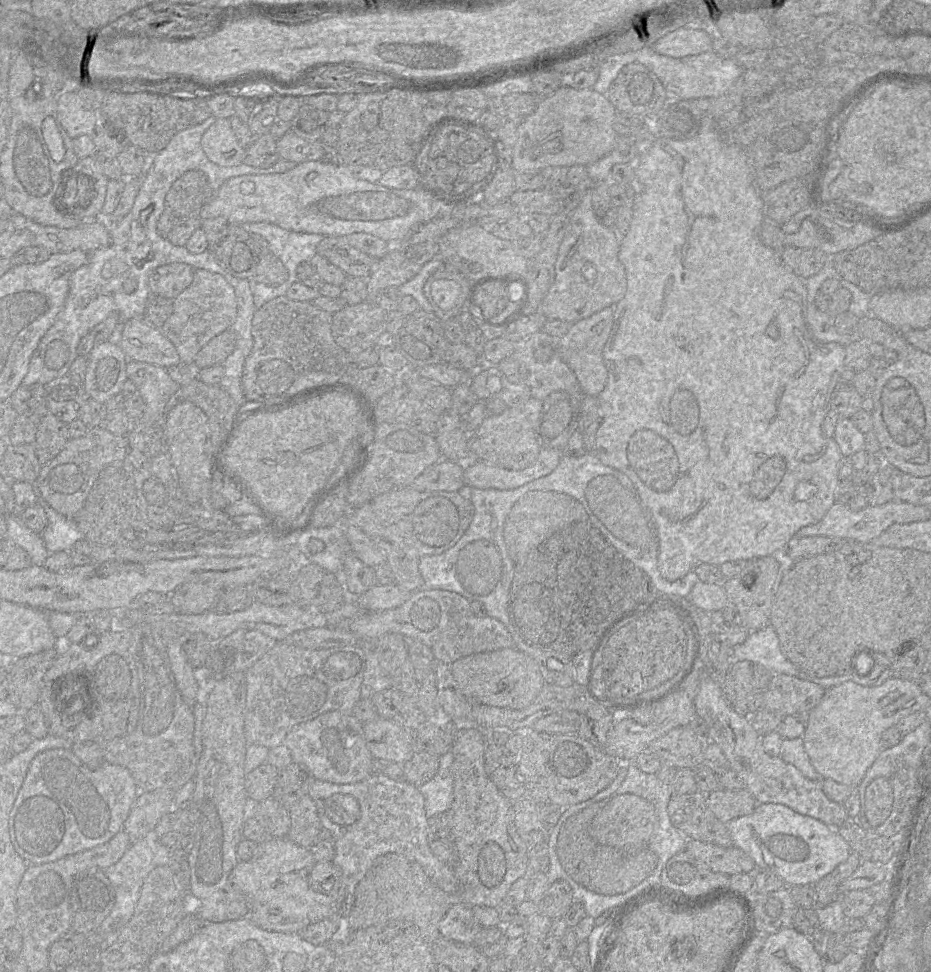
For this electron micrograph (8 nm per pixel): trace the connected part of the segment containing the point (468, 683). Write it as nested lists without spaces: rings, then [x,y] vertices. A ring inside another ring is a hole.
[[[516,648],[471,654],[454,661],[450,668],[464,696],[472,702],[493,707],[524,709],[534,701],[545,685],[535,660]]]

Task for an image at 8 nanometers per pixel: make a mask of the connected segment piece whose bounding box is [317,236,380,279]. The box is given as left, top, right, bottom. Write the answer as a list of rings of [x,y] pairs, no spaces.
[[[326,236],[317,245],[317,254],[340,268],[347,277],[368,279],[380,259],[351,246],[344,236]]]

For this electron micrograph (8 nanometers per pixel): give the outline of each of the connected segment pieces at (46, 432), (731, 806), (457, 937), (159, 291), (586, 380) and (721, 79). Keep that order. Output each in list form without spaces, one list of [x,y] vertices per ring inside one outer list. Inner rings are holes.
[[[48,413],[41,422],[34,441],[34,449],[41,466],[53,460],[69,441],[68,424]]]
[[[718,789],[706,794],[706,804],[724,824],[751,814],[757,807],[757,800],[746,789]]]
[[[454,902],[439,922],[441,937],[456,942],[473,944],[482,926],[476,920],[472,906]]]
[[[186,263],[158,266],[149,276],[150,293],[174,299],[192,283],[193,277],[194,269]]]
[[[614,306],[606,307],[571,325],[568,332],[557,340],[561,359],[574,372],[584,396],[597,397],[606,387],[608,371],[603,350],[613,328]]]
[[[644,46],[640,50],[613,55],[606,59],[598,68],[598,79],[592,89],[600,94],[607,94],[611,83],[615,80],[621,69],[630,63],[643,64],[653,71],[667,90],[669,100],[721,97],[727,93],[744,72],[744,69],[735,59],[722,58],[714,51],[694,56],[672,58],[658,54],[652,46]]]

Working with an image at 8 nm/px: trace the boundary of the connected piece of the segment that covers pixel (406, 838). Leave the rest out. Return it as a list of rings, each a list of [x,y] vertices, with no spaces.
[[[372,773],[366,779],[350,784],[315,780],[308,795],[316,804],[323,829],[328,830],[335,841],[332,862],[342,871],[337,896],[338,915],[349,916],[358,883],[374,860],[386,853],[401,854],[417,862],[436,886],[451,896],[456,894],[457,879],[453,870],[428,845],[428,818],[418,787],[392,780],[382,773]]]

